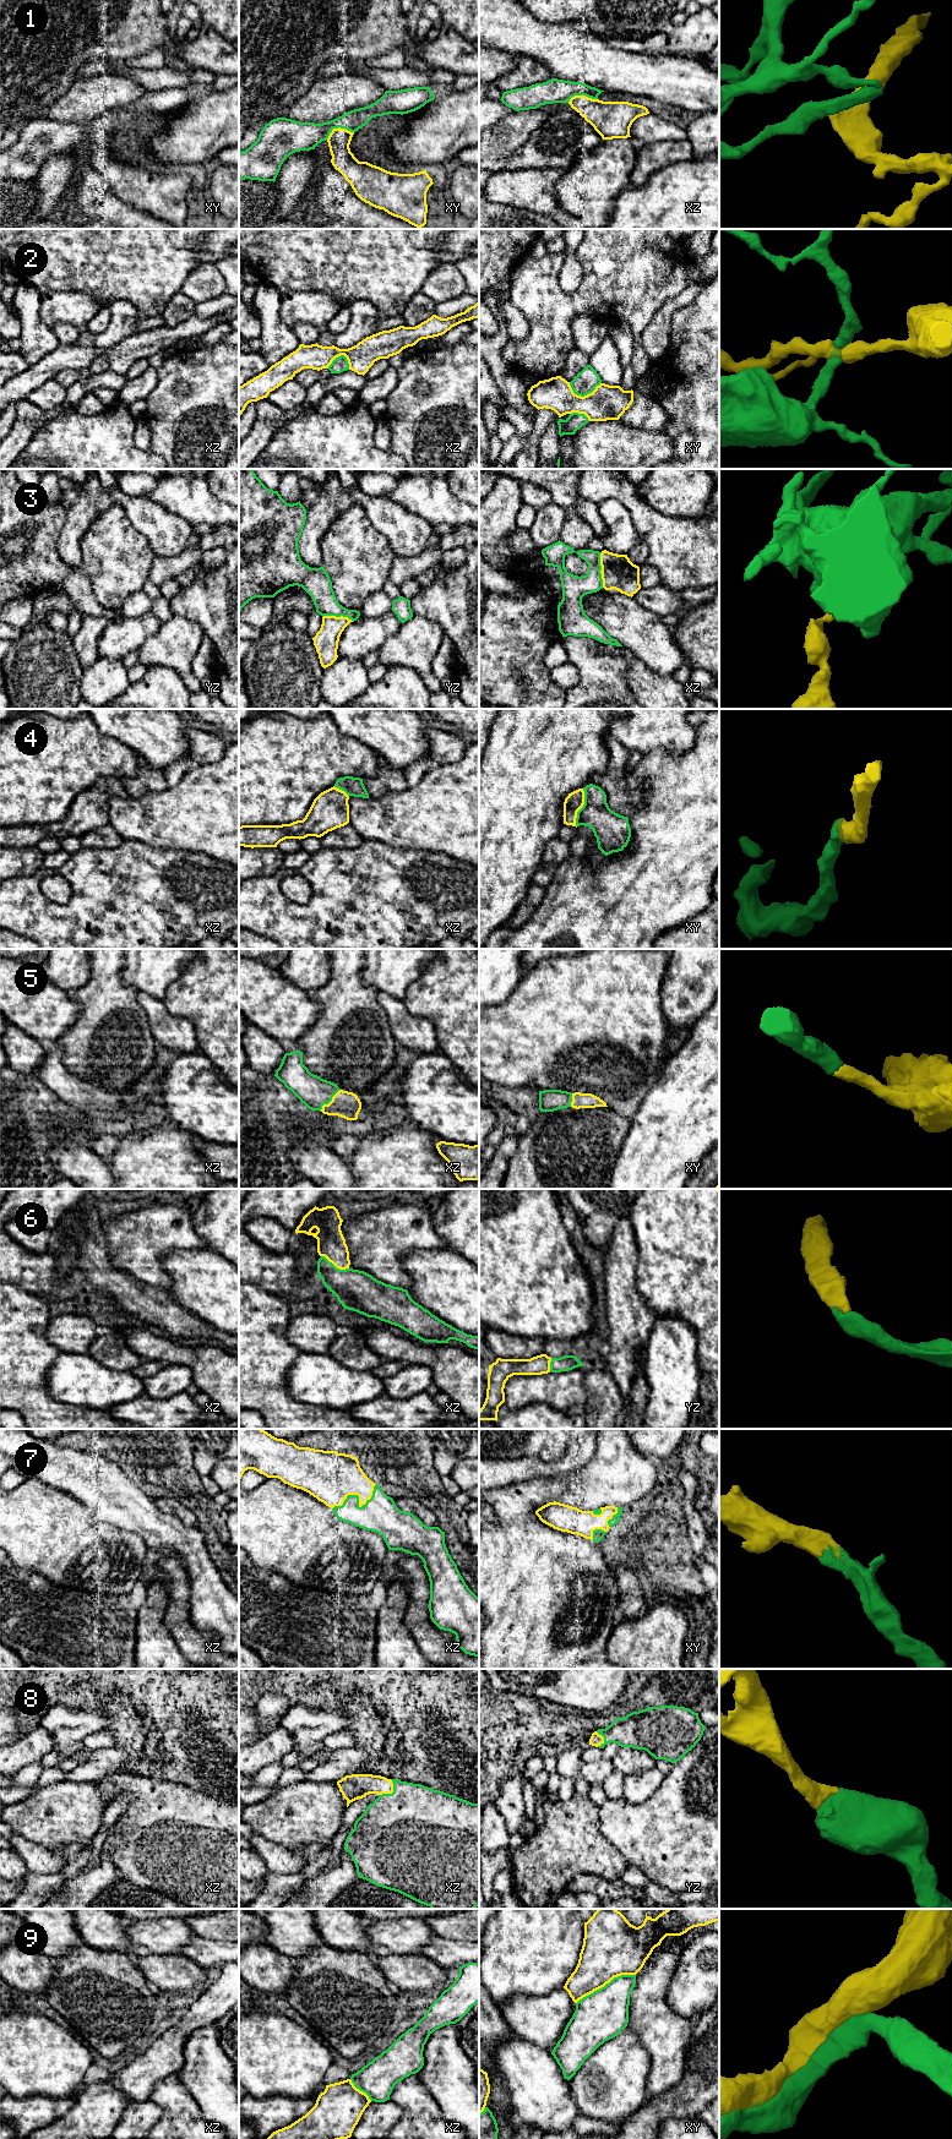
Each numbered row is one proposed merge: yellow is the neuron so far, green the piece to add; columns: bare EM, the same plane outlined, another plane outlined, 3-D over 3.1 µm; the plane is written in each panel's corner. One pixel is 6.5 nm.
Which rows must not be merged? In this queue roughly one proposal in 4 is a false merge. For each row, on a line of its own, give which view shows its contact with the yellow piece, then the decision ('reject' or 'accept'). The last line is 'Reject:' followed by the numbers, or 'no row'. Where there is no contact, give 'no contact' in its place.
1: meets yellow in xy; reject
2: meets yellow in xy; reject
3: meets yellow in xz; reject
4: meets yellow in xy; accept
5: meets yellow in xz; accept
6: meets yellow in xz; accept
7: meets yellow in xz; accept
8: meets yellow in xz; accept
9: meets yellow in xy; accept
Reject: 1, 2, 3

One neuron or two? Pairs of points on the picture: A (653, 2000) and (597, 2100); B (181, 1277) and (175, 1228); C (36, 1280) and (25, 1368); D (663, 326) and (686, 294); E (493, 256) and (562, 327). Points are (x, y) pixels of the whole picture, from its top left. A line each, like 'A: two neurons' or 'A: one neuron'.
A: one neuron
B: two neurons
C: two neurons
D: one neuron
E: two neurons

